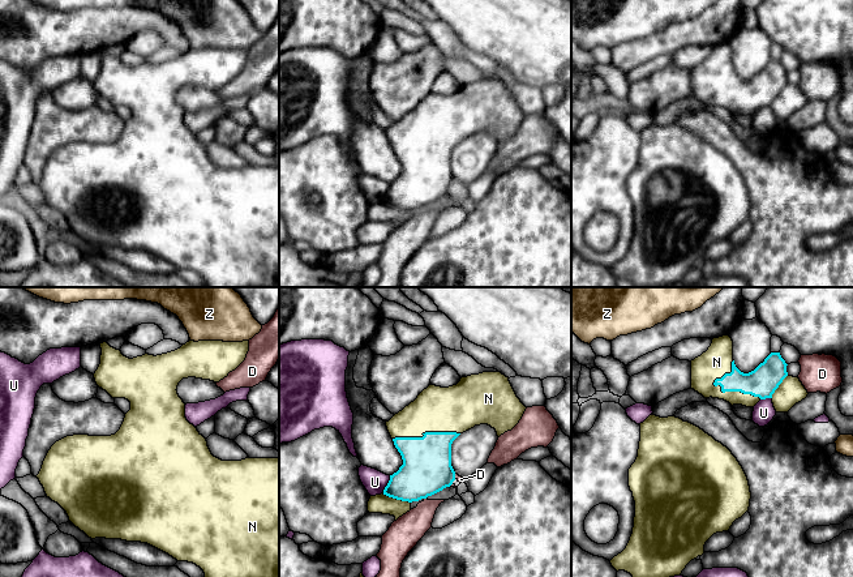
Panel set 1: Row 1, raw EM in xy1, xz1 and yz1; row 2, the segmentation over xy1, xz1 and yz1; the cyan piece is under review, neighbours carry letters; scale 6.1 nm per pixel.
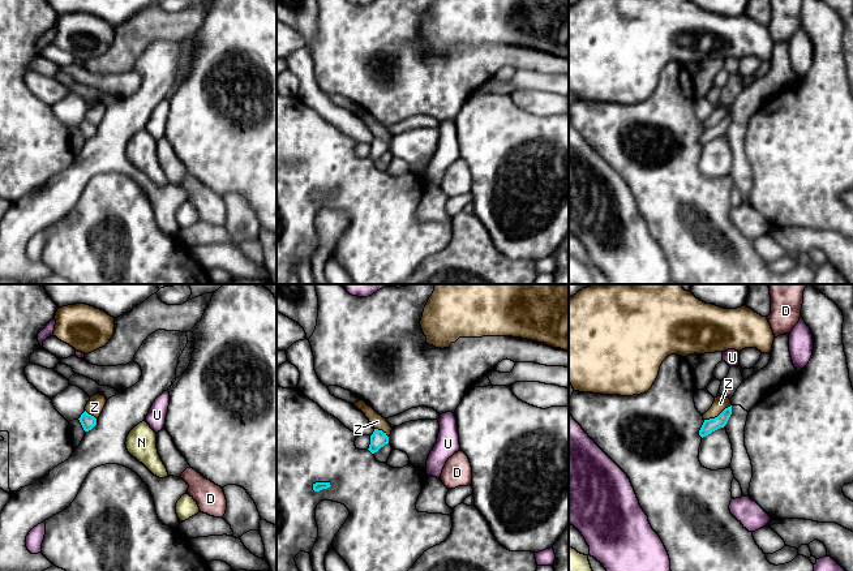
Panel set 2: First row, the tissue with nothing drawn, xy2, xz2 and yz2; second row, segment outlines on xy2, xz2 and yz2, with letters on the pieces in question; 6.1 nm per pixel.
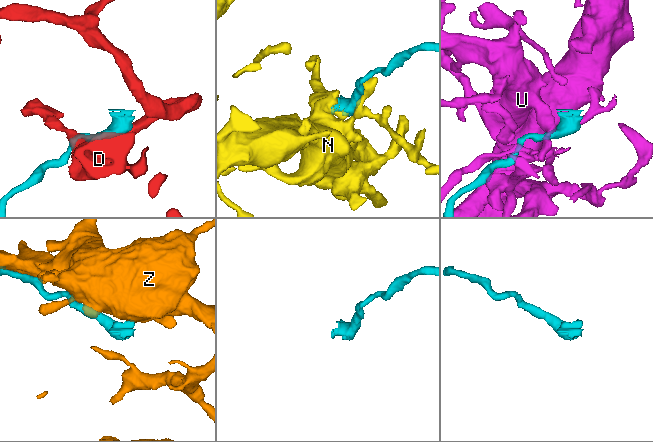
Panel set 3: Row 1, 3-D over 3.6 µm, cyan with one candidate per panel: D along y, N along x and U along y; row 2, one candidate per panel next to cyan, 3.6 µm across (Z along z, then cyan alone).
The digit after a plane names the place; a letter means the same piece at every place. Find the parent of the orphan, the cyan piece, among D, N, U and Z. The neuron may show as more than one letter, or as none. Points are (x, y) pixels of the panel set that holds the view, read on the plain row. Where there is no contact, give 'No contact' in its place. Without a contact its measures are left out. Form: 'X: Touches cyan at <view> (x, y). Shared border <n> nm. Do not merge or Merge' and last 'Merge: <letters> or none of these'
D: Touches cyan at xz1 (454, 184). Shared border 30 nm. Do not merge
N: Touches cyan at yz1 (736, 98). Shared border 320 nm. Merge
U: Touches cyan at xz1 (388, 192). Shared border 120 nm. Do not merge
Z: Touches cyan at yz2 (719, 123). Shared border 190 nm. Do not merge
Merge: N

